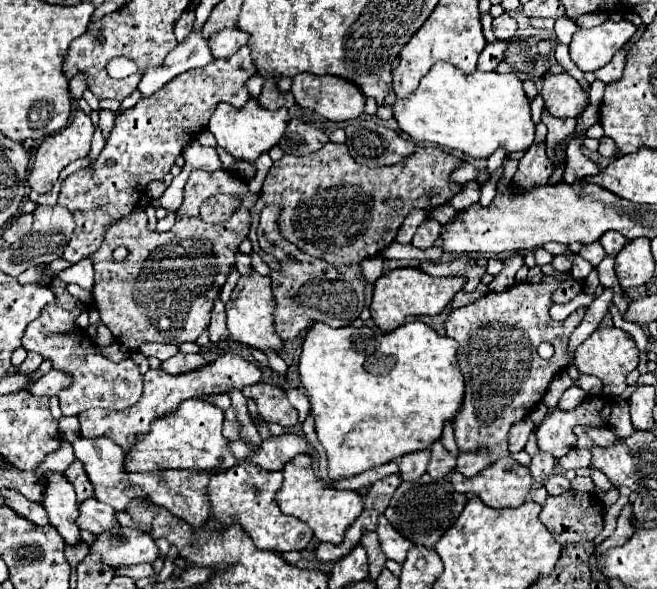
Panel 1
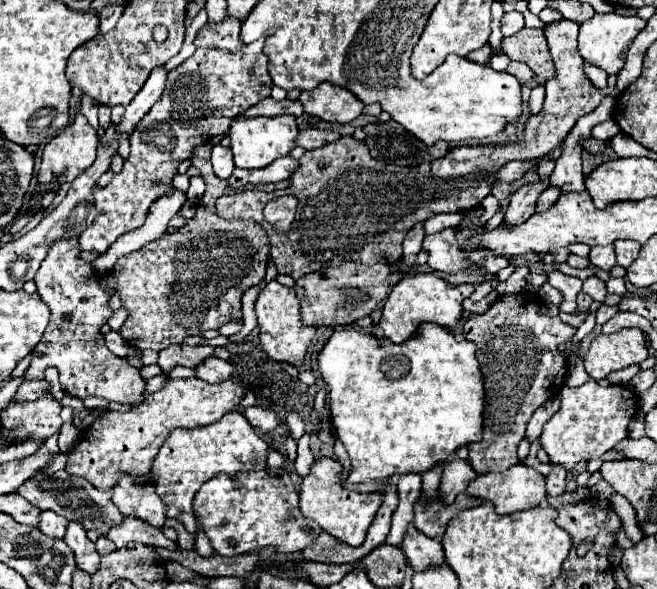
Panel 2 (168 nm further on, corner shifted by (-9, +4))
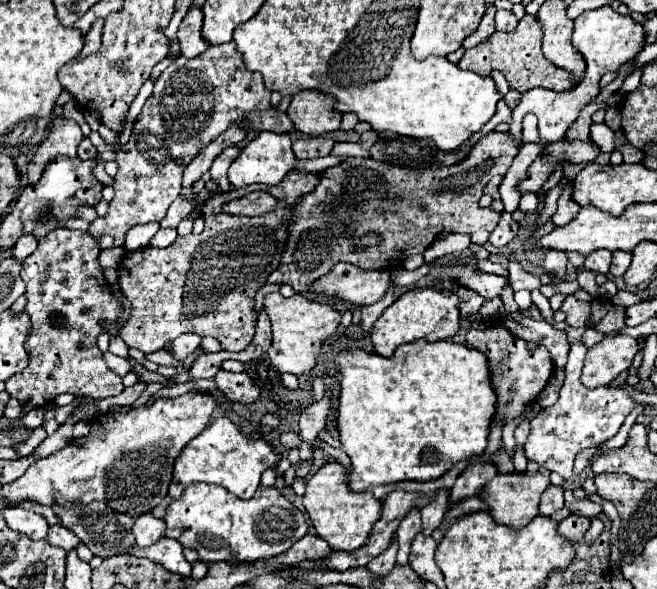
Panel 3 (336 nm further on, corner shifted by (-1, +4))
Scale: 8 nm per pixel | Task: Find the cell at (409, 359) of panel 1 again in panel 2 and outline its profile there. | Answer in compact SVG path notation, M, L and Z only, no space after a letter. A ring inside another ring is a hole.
M422 323L418 335L402 345L356 329L334 331L318 355L318 371L330 389L332 423L352 461L352 473L346 481L350 485L388 479L394 473L426 473L452 459L456 449L482 439L484 383L476 347L470 341L456 341L440 325Z

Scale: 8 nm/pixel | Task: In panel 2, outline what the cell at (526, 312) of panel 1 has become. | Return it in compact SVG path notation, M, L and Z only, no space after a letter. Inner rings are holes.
M534 293L502 295L486 313L472 315L464 325L464 337L478 347L476 357L486 387L484 439L468 445L470 465L478 475L500 473L520 461L516 449L524 439L530 417L564 385L568 367L566 357L558 353L558 345L572 341L576 327L564 325L558 317L540 315L538 307L540 301Z

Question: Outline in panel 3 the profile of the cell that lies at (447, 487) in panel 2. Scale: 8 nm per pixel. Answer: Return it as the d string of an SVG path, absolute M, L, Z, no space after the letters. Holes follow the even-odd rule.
M438 489L436 497L422 507L422 533L432 535L434 529L440 527L444 513L450 505L450 491L448 489Z

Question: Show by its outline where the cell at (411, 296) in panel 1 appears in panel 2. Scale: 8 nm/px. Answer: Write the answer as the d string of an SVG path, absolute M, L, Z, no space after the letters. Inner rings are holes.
M418 273L404 277L398 285L394 285L392 293L388 295L382 317L380 317L380 331L386 339L392 343L404 343L408 341L422 323L436 323L444 329L452 329L462 319L462 301L470 297L474 291L472 285L450 285L436 273Z

